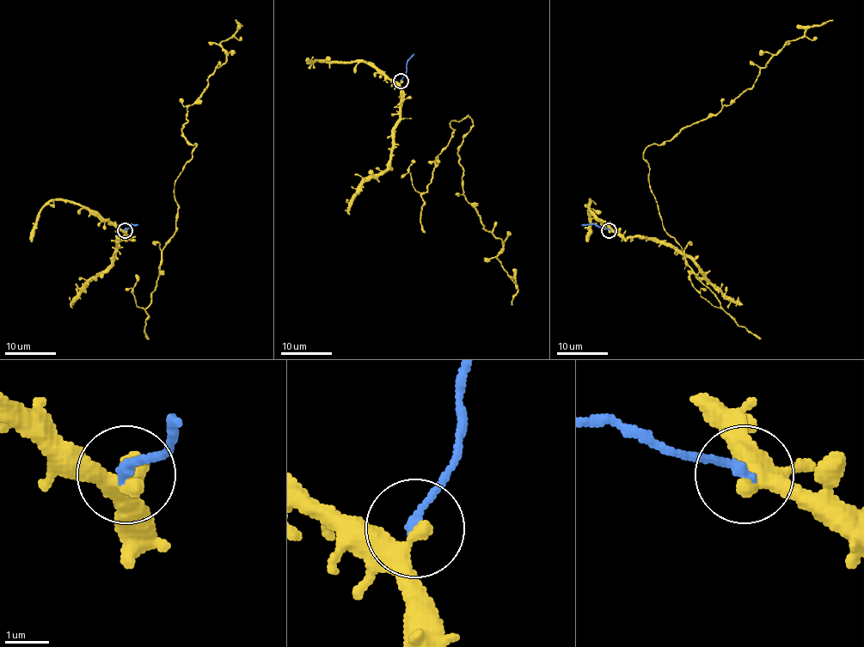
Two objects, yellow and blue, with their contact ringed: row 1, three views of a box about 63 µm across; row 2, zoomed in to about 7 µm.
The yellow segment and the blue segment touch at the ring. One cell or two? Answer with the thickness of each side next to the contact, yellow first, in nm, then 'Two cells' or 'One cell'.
Thickness 280 nm (yellow) against 240 nm. Two cells

